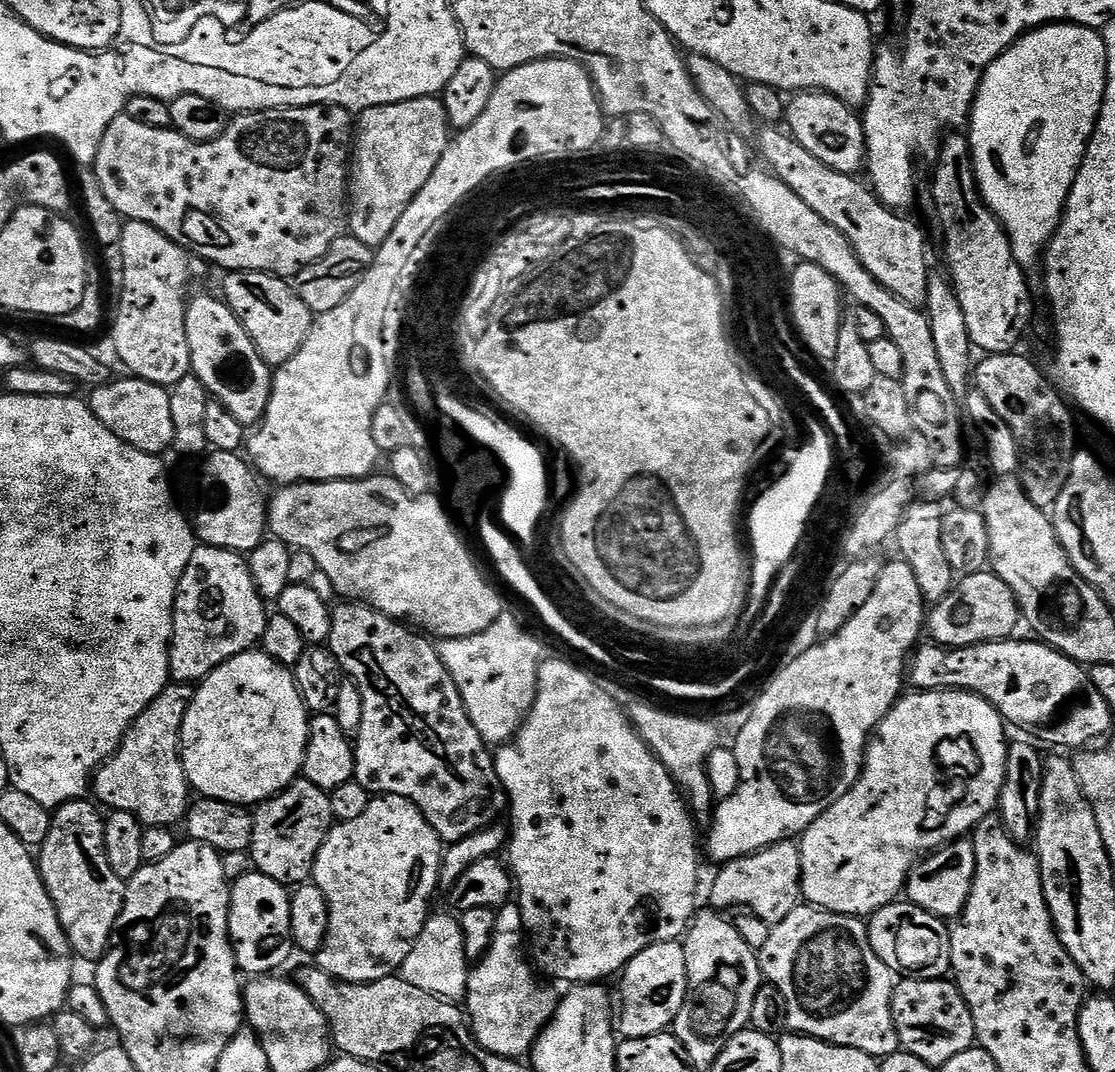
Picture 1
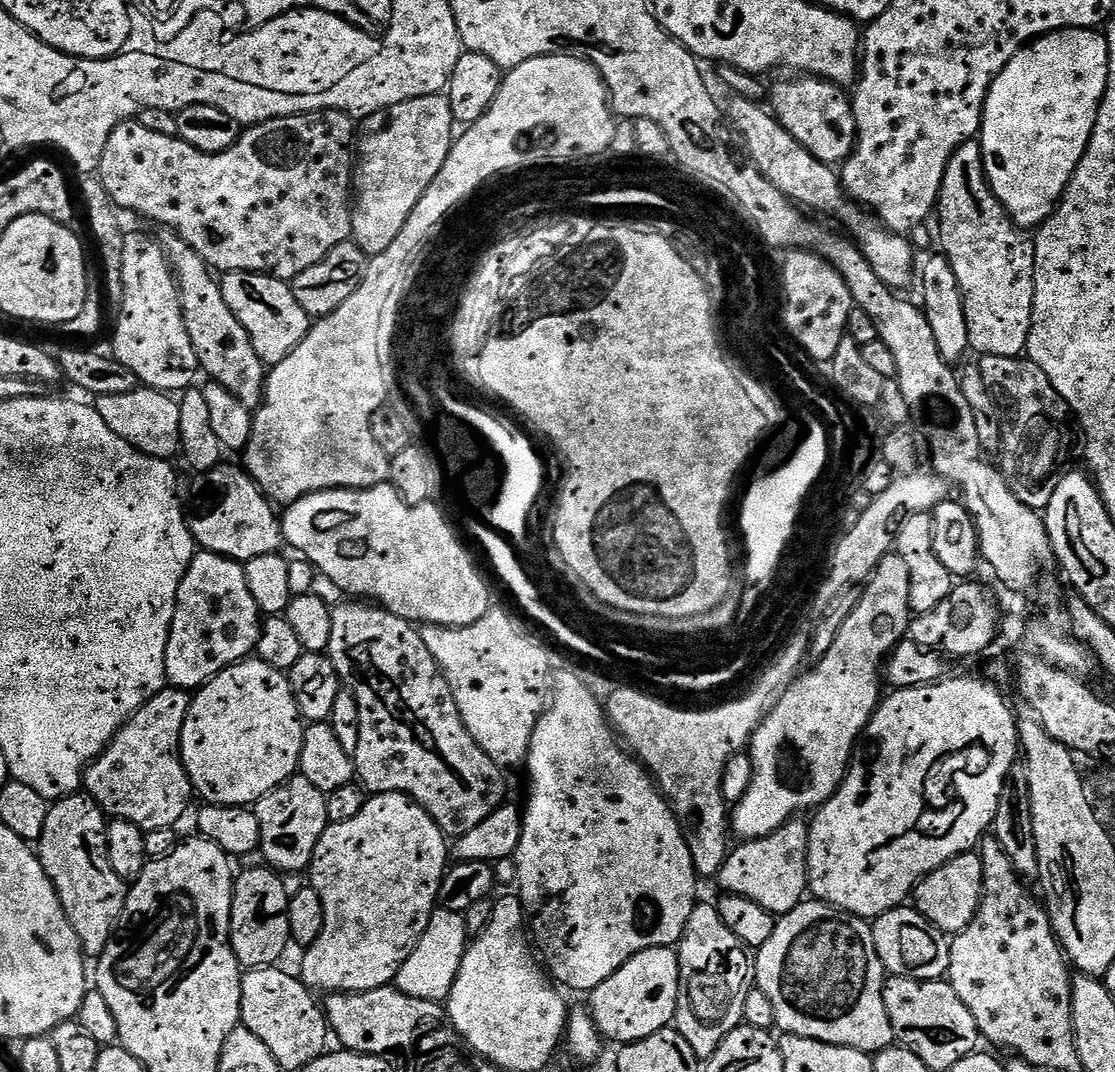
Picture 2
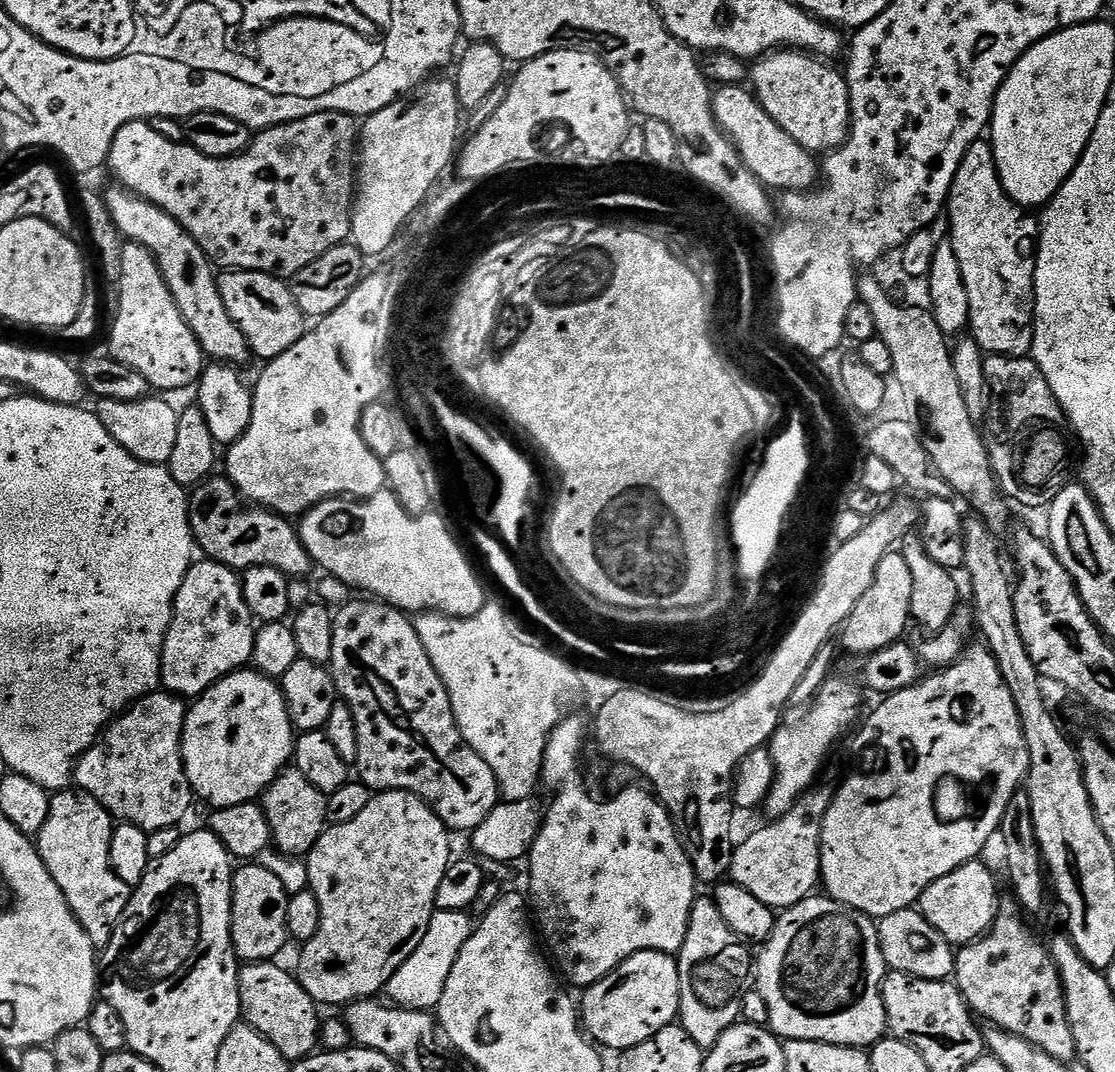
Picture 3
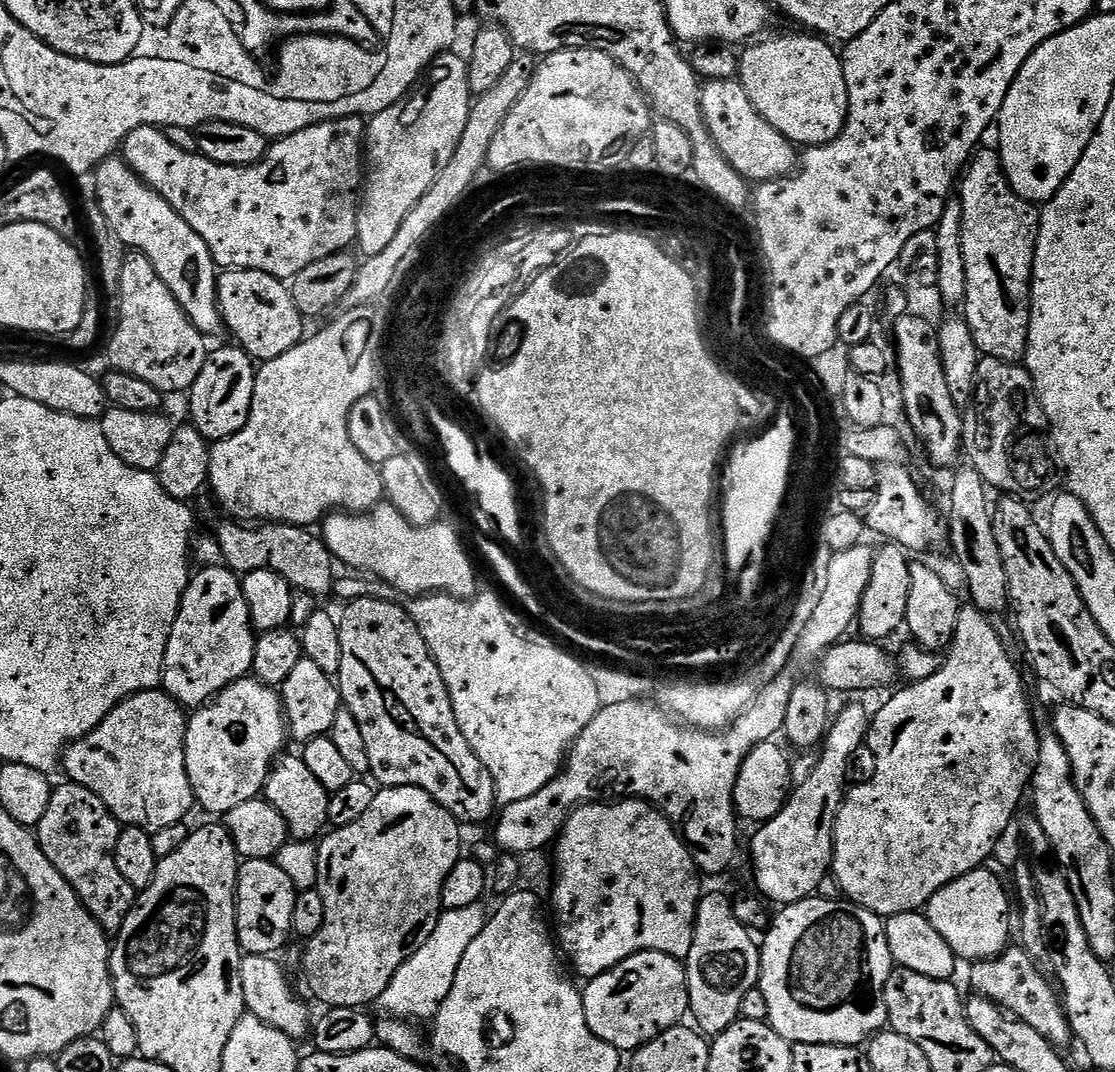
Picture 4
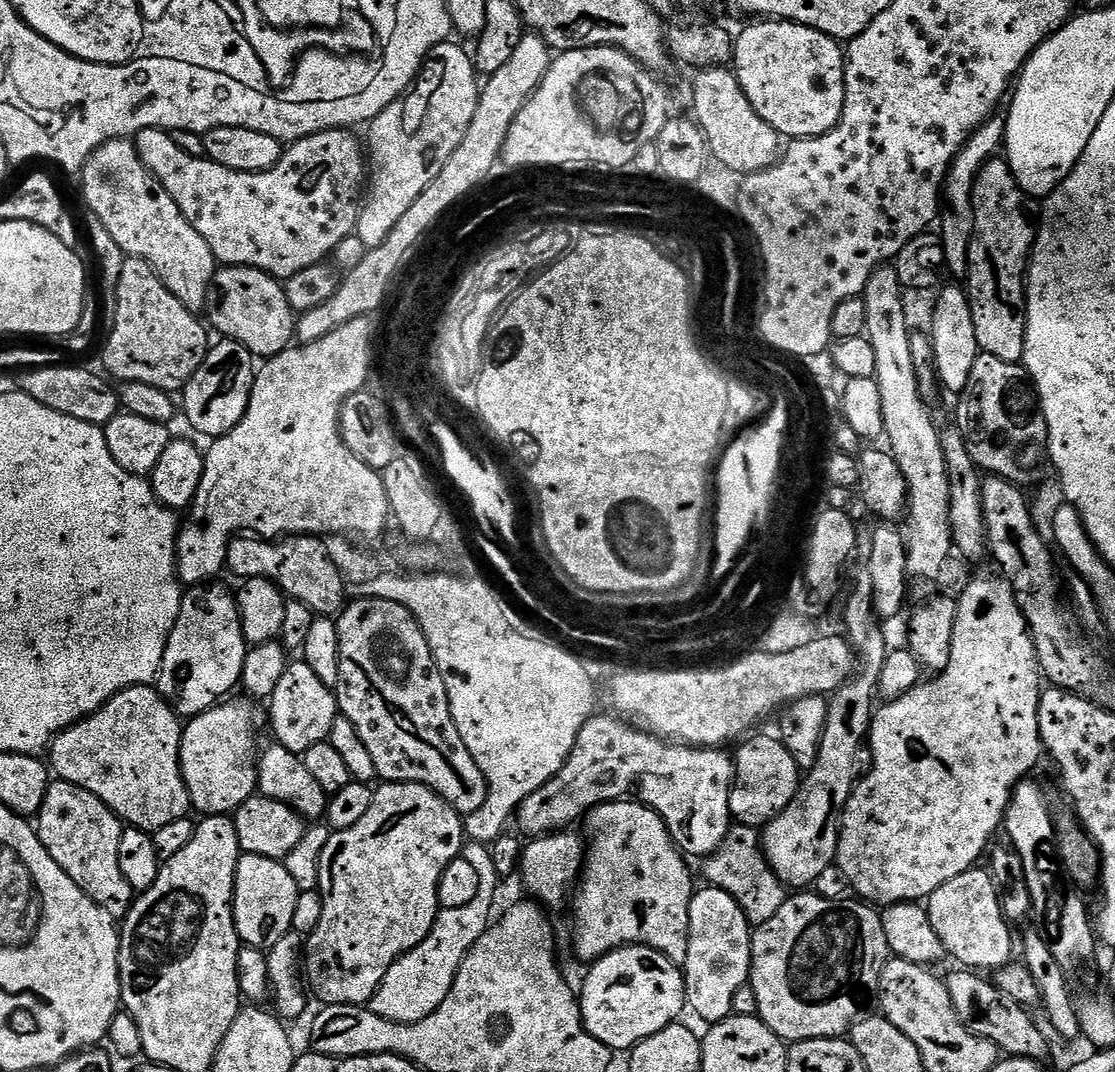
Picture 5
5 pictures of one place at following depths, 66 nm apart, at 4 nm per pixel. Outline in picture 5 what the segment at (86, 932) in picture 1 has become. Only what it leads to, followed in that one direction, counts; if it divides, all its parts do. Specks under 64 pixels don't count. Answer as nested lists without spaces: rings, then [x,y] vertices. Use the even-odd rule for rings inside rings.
[[[53,779],[46,790],[38,815],[34,820],[37,836],[42,846],[78,882],[78,886],[102,910],[112,916],[123,918],[132,907],[134,893],[130,882],[118,867],[118,842],[122,838],[125,825],[90,790],[82,790],[70,782]]]

